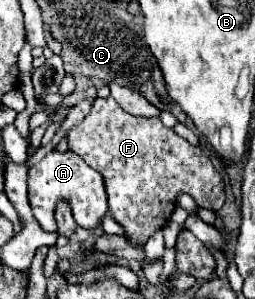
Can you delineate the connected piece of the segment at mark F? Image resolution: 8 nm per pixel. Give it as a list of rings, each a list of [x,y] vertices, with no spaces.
[[[98,97],[84,121],[68,131],[68,149],[80,155],[92,169],[102,173],[110,215],[122,225],[124,237],[132,245],[144,245],[154,231],[162,229],[170,221],[176,197],[182,193],[194,197],[200,207],[212,207],[212,211],[218,211],[224,205],[222,177],[198,147],[176,135],[174,129],[164,127],[158,117],[136,117],[126,113],[112,97]]]

